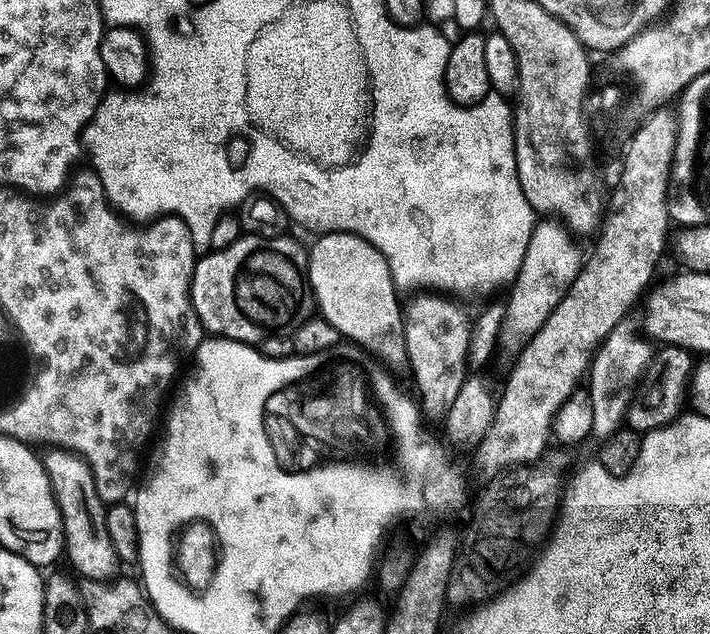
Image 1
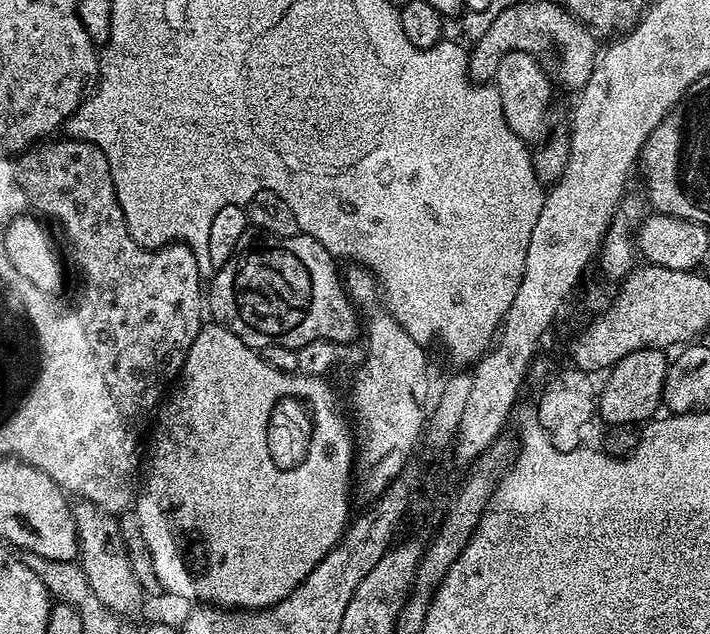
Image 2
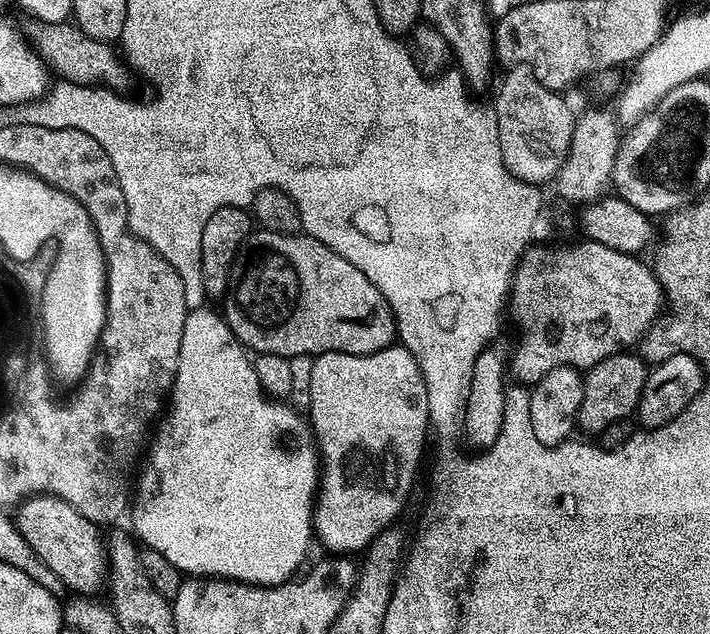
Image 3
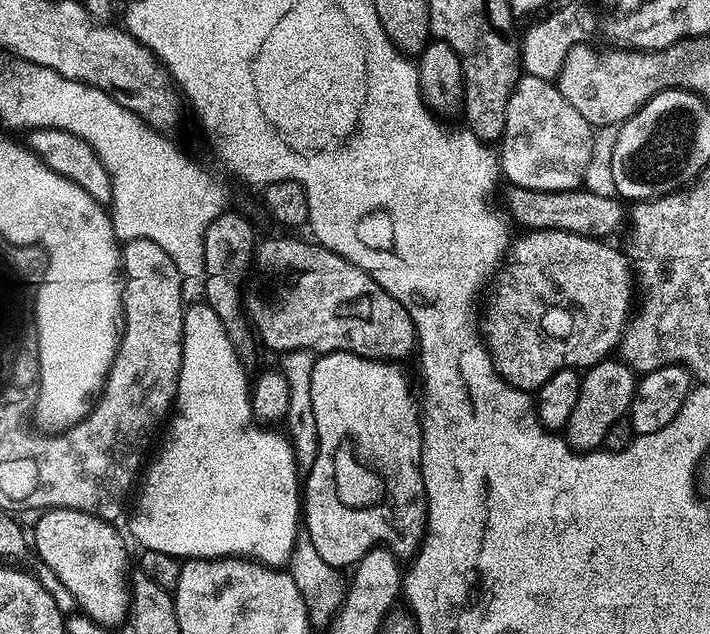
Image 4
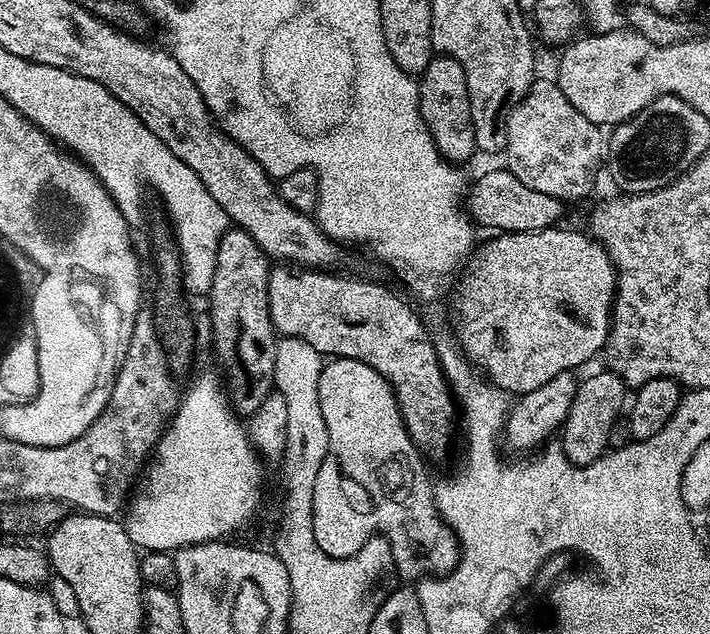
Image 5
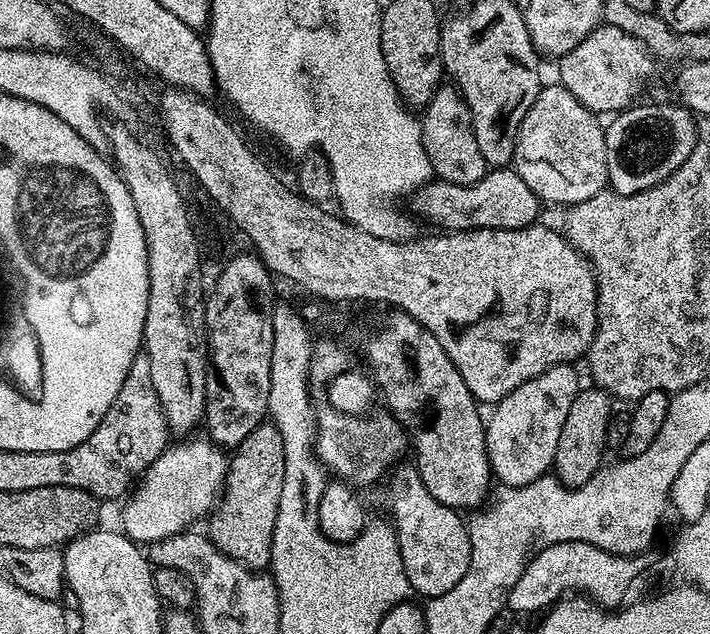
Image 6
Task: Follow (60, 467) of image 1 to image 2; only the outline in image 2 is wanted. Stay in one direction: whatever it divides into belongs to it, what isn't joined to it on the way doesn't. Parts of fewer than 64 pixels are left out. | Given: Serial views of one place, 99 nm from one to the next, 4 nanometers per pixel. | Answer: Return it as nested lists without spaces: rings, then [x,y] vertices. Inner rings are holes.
[[[81,499],[72,504],[72,517],[80,543],[78,563],[86,574],[86,582],[90,582],[102,606],[106,606],[111,612],[117,612],[119,616],[135,617],[135,612],[146,601],[146,593],[141,590],[138,578],[134,578],[134,570],[130,570],[128,547],[122,538],[119,519],[102,506]]]

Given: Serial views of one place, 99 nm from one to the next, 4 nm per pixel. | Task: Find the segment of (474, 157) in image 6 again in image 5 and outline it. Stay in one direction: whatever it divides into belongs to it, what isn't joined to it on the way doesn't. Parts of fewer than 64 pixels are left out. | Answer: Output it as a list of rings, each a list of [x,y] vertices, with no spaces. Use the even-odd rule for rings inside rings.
[[[433,55],[419,86],[420,113],[441,156],[449,162],[461,162],[460,160],[468,160],[472,155],[477,155],[474,122],[470,114],[470,94],[466,86],[466,74],[460,63],[452,56]]]

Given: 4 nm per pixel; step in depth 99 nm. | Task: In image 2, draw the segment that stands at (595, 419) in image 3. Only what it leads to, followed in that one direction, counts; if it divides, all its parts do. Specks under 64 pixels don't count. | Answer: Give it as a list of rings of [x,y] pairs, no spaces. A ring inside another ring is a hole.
[[[639,348],[621,357],[617,364],[607,369],[606,375],[603,377],[603,379],[605,378],[604,384],[602,380],[598,388],[598,416],[599,419],[605,420],[605,425],[635,424],[640,426],[651,421],[659,413],[656,411],[661,411],[664,383],[666,382],[666,374],[670,363],[669,357],[664,356],[667,355],[663,348]]]

